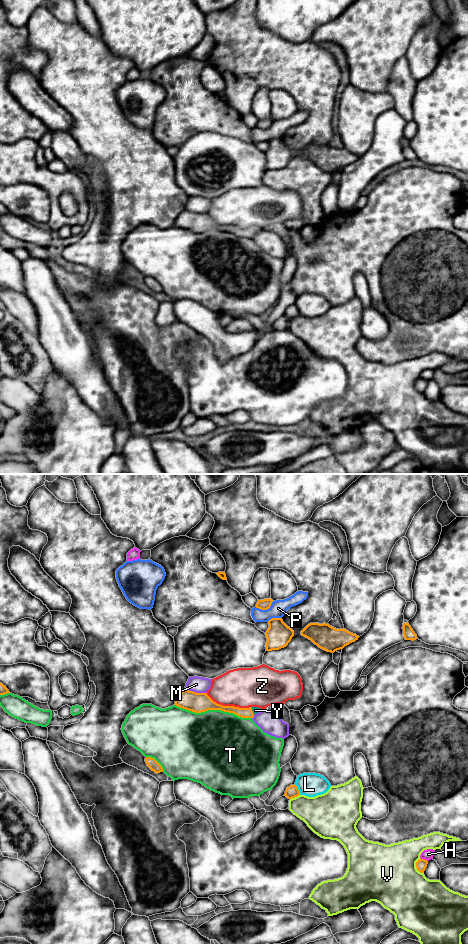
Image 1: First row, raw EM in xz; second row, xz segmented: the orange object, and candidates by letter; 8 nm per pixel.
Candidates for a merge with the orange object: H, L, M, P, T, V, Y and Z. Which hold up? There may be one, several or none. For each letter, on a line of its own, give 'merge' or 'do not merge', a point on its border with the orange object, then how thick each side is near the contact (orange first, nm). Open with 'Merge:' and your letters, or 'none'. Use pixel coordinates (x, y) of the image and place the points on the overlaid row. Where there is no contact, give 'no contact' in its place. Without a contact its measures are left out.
Merge: Y
H: do not merge; meets orange in xz at (424, 859); 90 nm thick on the orange side, 90 nm on the other
L: do not merge; meets orange in xz at (297, 789); 100 nm thick on the orange side, 190 nm on the other
M: do not merge; meets orange in xz at (195, 692); 160 nm thick on the orange side, 130 nm on the other
P: do not merge; meets orange in xz at (265, 609); 90 nm thick on the orange side, 140 nm on the other
T: do not merge; meets orange in xz at (213, 709); 160 nm thick on the orange side, 500 nm on the other
V: do not merge; meets orange in xz at (416, 867); 90 nm thick on the orange side, 480 nm on the other
Y: merge; meets orange in xz at (252, 711); 80 nm thick on the orange side, 50 nm on the other
Z: do not merge; meets orange in xz at (228, 706); 160 nm thick on the orange side, 320 nm on the other

